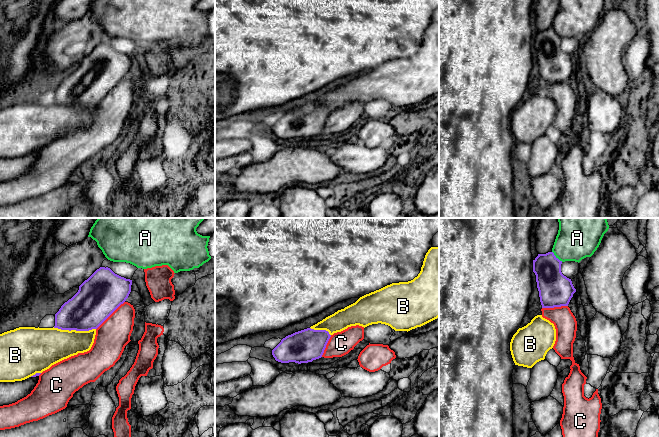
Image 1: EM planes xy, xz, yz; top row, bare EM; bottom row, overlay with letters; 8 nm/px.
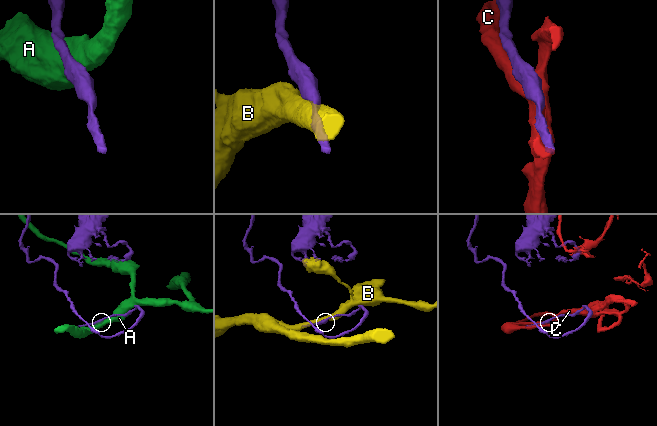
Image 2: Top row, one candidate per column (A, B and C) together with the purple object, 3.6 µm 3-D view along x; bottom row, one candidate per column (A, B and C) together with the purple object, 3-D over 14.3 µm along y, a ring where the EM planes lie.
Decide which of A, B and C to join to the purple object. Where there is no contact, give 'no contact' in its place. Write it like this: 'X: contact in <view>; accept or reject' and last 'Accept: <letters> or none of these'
A: contact in yz; reject
B: contact in xy; reject
C: contact in xy; accept
Accept: C

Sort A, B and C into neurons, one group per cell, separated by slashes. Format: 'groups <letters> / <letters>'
groups A / B / C

